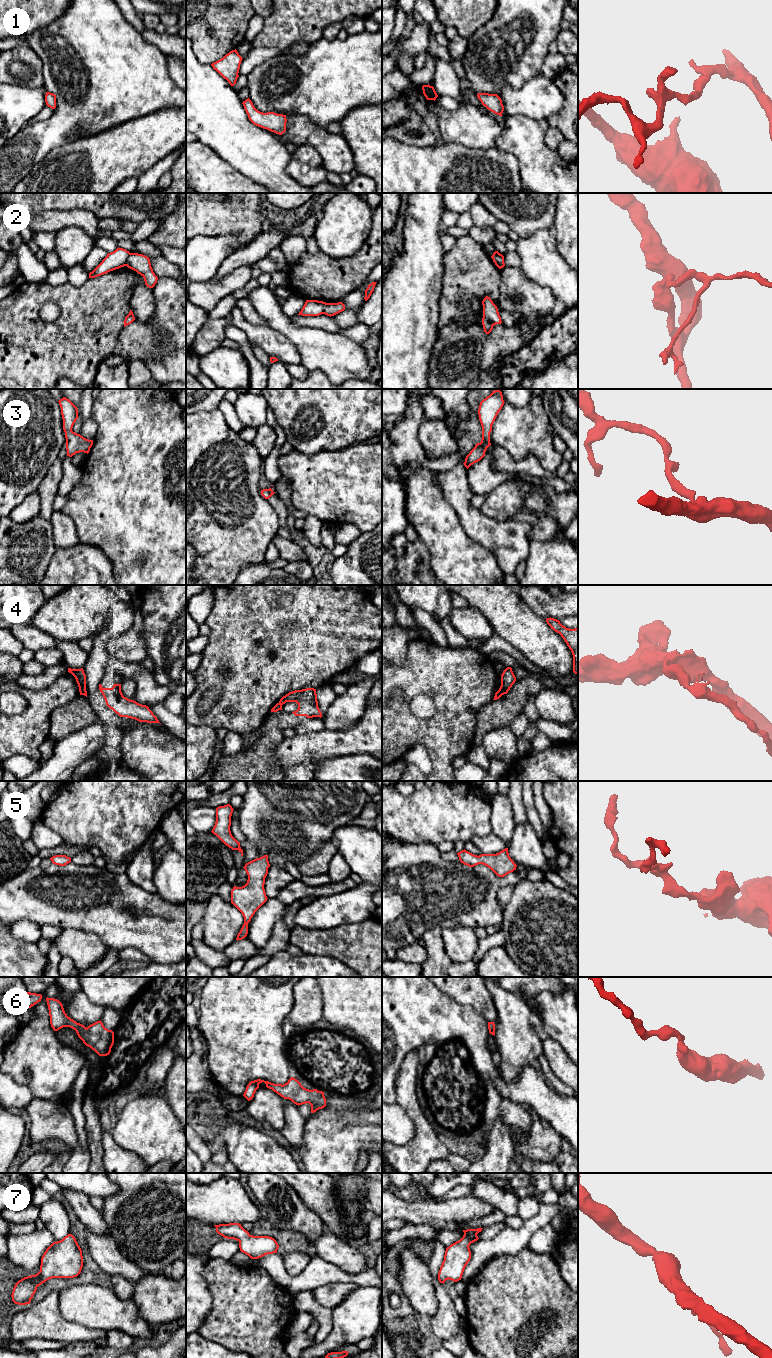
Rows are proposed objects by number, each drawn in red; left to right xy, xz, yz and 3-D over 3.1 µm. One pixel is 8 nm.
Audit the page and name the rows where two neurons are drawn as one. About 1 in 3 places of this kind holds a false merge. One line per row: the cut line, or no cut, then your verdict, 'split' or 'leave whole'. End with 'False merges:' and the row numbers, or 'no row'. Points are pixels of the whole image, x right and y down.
1: cut none; leave whole
2: cut xy (131, 253), (125, 265); split
3: cut none; leave whole
4: cut xz (279, 702), (282, 704); split
5: cut none; leave whole
6: cut none; leave whole
7: cut none; leave whole
False merges: 2, 4

